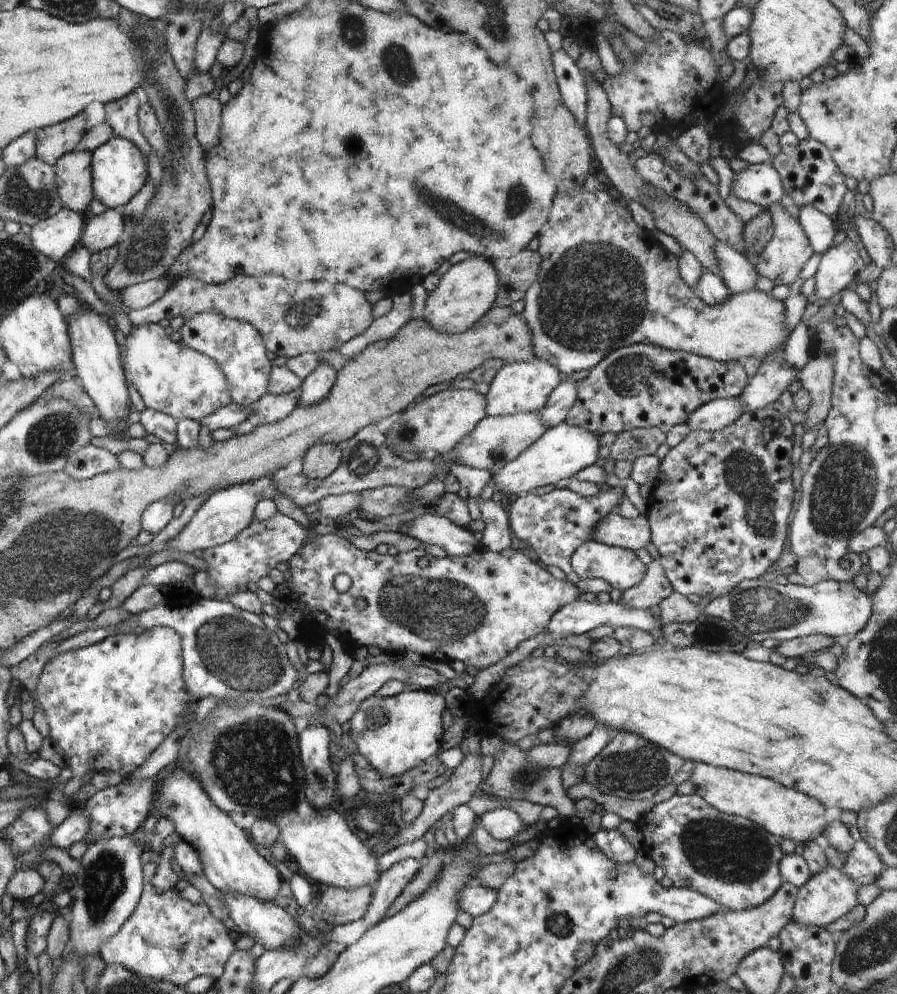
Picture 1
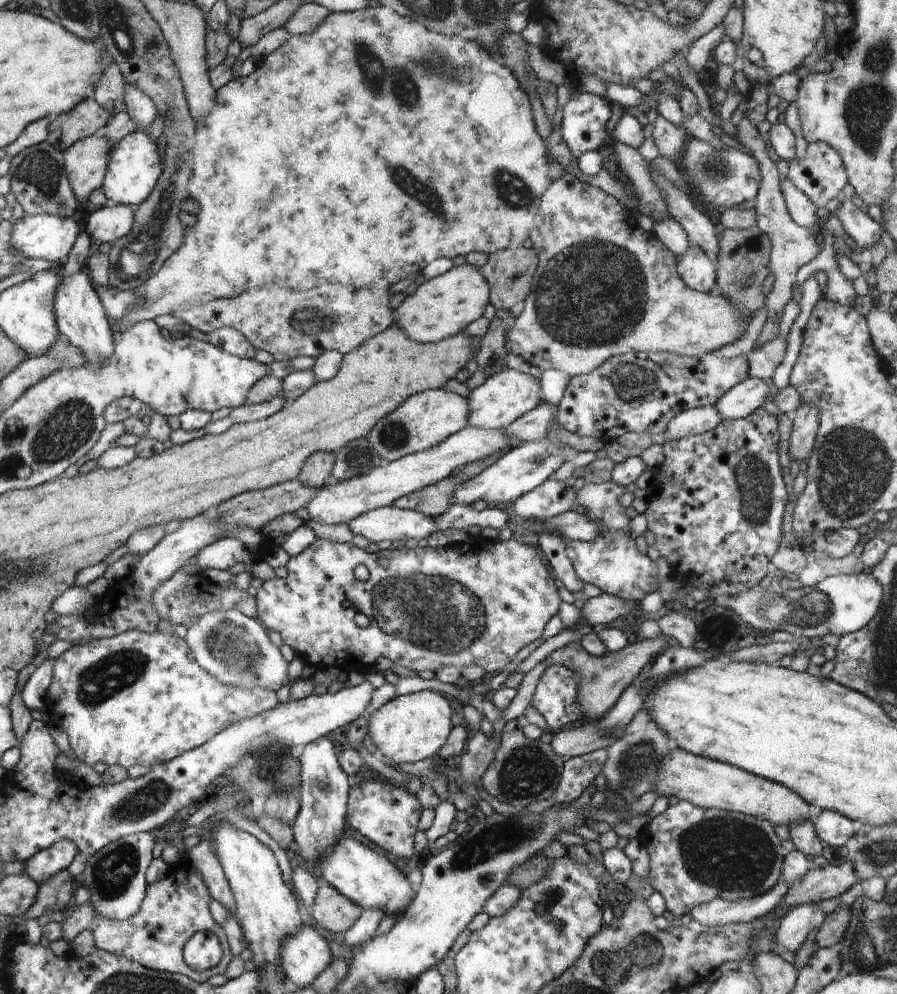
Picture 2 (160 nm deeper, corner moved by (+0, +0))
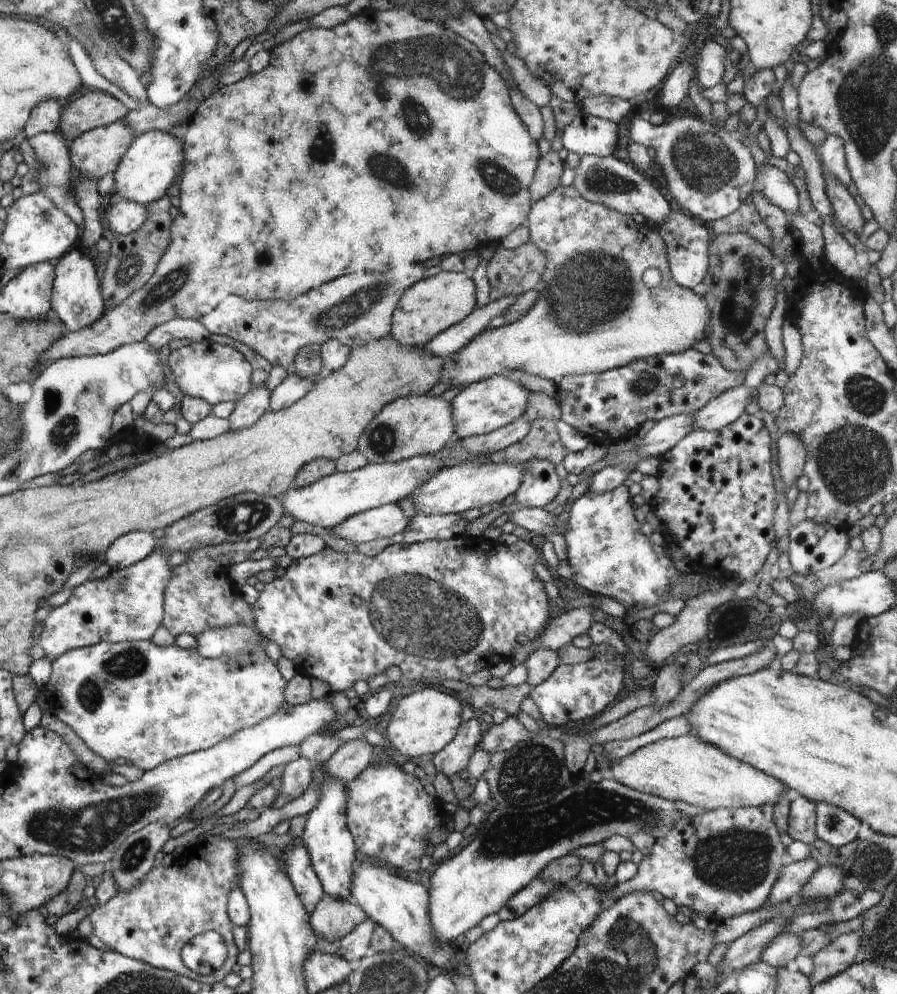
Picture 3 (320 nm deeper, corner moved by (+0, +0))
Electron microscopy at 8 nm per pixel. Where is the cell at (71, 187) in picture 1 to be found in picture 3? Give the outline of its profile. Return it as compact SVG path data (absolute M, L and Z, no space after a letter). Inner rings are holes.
M124 120L84 132L68 144L69 158L75 176L92 176L100 180L108 173L114 173L120 165L120 160L123 160L128 148L136 140L136 136L138 134L130 126L126 126Z

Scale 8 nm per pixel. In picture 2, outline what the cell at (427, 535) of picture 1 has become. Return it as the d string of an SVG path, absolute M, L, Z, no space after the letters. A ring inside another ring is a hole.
M390 505L380 507L357 516L348 524L354 535L359 534L369 542L381 540L415 540L416 543L438 531L435 518L421 512L401 509Z

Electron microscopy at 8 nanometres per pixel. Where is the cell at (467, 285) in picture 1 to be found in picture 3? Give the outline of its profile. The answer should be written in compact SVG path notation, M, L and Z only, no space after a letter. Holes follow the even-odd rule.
M441 271L410 286L403 294L391 322L391 336L402 346L422 347L437 335L462 322L477 308L476 286L464 272Z

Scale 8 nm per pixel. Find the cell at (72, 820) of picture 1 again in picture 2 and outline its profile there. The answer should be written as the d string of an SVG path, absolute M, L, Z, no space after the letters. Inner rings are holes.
M62 839L50 848L39 850L32 858L24 861L25 873L41 885L62 870L67 870L77 852L78 849L72 841Z

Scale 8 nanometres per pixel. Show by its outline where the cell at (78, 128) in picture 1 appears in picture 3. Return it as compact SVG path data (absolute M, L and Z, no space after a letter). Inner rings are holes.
M89 91L64 108L58 132L70 144L84 132L123 120L128 110L120 100L106 92Z

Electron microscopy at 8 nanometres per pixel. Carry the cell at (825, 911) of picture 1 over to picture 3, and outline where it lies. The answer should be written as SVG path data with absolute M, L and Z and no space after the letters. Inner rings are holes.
M782 932L770 940L766 950L762 952L762 961L776 969L786 967L788 962L795 960L801 954L800 936L802 936L800 932L798 934Z

